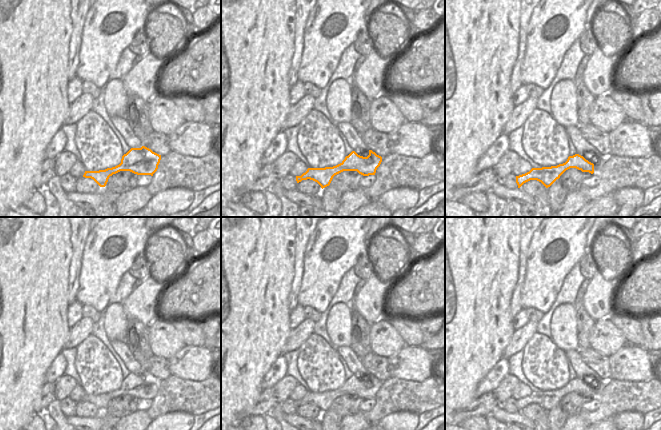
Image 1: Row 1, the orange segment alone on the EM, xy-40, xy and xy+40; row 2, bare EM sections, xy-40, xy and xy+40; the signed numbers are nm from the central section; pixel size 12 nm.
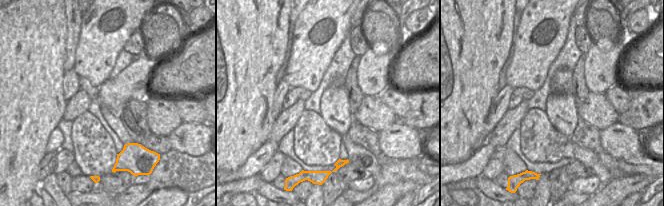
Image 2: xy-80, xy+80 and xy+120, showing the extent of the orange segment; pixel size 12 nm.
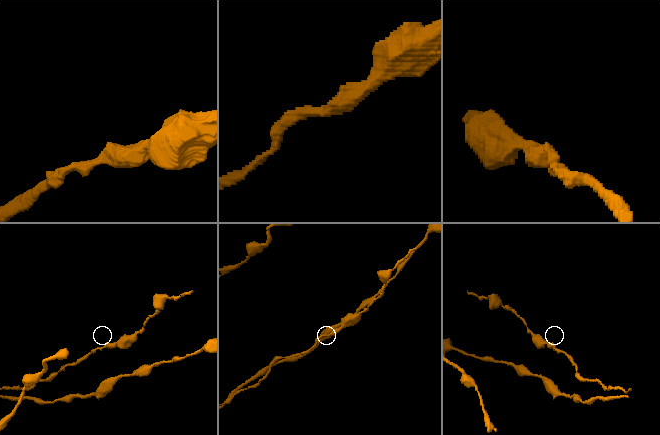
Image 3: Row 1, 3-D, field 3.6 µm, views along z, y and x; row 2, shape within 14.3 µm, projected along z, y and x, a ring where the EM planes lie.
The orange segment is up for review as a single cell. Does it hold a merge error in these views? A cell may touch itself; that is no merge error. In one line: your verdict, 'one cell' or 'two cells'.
one cell

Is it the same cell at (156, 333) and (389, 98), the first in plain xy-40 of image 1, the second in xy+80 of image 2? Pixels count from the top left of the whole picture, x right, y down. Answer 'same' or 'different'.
different

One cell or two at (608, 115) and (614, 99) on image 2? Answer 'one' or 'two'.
two

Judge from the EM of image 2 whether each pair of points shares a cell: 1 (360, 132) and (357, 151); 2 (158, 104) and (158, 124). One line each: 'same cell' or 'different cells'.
1: different cells
2: same cell

